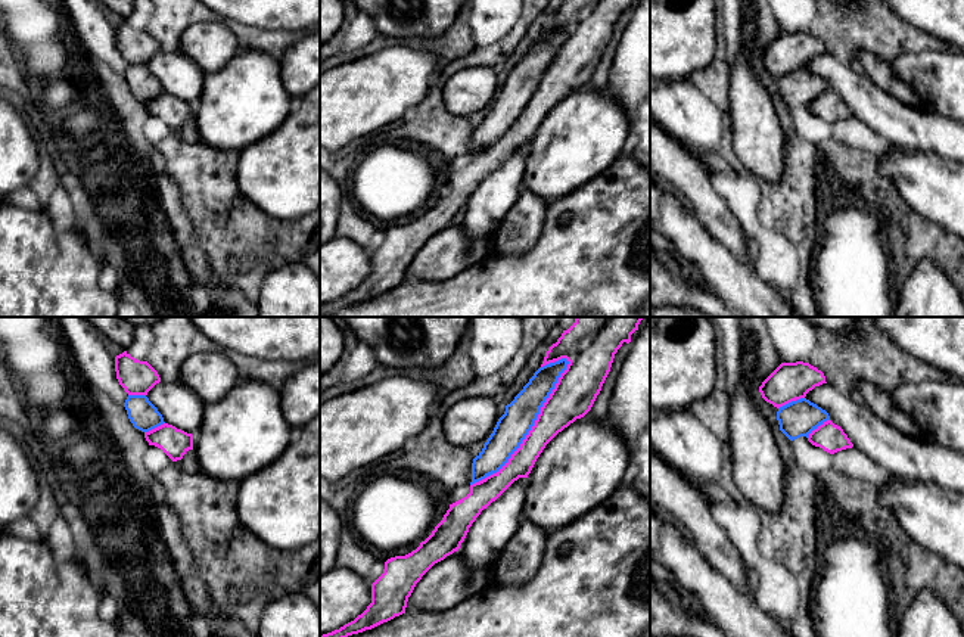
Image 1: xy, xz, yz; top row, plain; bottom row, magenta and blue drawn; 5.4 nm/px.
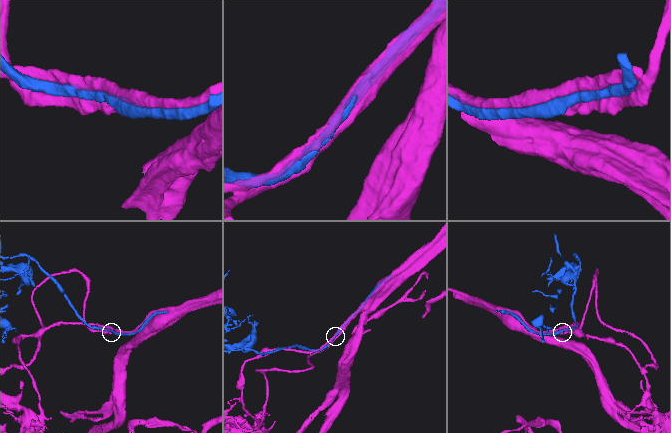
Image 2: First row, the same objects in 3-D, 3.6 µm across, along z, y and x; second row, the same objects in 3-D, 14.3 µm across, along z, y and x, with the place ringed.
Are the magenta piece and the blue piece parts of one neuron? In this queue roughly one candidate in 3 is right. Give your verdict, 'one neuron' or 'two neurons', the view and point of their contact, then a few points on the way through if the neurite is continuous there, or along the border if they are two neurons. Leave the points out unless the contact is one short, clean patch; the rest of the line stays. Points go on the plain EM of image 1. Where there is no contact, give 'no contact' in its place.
one neuron | xz (531, 98)

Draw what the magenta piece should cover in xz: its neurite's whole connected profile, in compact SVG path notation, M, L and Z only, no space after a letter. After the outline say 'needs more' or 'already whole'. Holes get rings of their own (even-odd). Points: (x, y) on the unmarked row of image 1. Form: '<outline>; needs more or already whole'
M563 0L545 22L541 37L534 43L514 69L506 75L482 121L472 133L470 162L450 174L442 190L420 215L405 226L385 232L383 243L371 254L371 273L354 290L339 299L320 305L320 317L348 305L371 299L405 283L408 267L422 246L438 232L457 221L469 198L483 178L495 171L514 150L528 147L545 115L593 77L610 41L615 24L624 12L631 12L635 0Z; needs more

